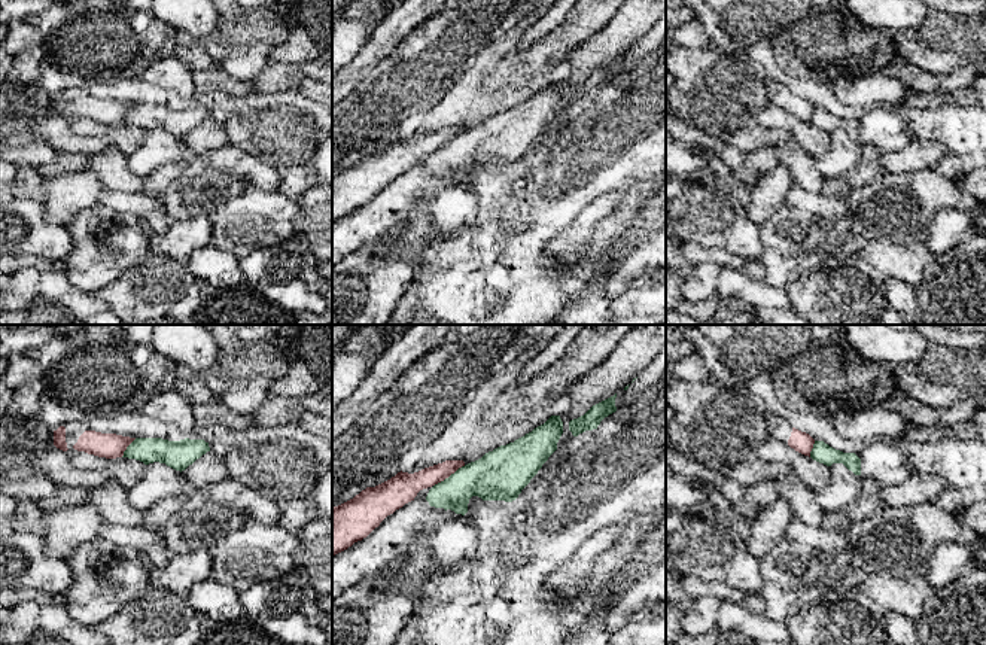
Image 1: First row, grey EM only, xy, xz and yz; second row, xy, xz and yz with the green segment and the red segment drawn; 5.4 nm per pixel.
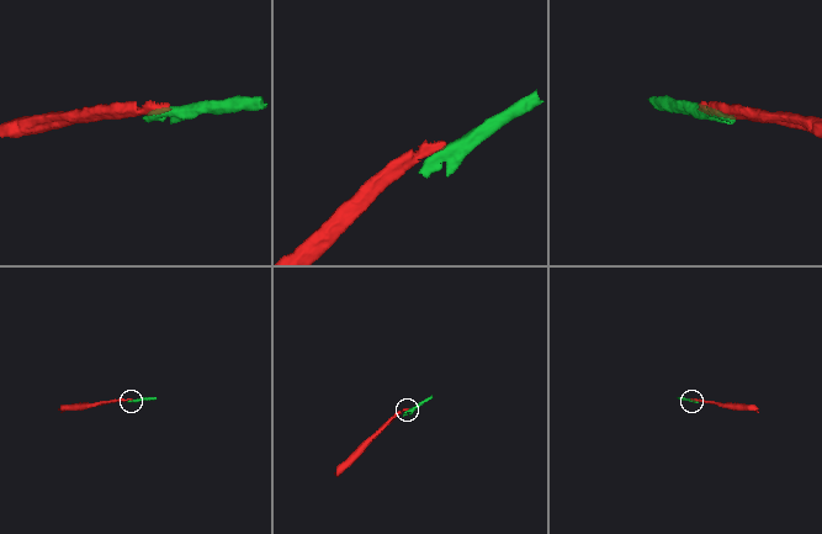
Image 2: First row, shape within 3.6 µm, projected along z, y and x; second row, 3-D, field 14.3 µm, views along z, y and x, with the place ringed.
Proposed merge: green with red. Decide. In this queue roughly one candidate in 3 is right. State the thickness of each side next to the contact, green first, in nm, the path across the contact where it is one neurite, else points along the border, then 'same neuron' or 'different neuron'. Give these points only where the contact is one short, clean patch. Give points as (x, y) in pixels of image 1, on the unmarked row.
260 nm thick on the green side, 150 nm on the other; border along xz (465, 131), (434, 152); different neuron

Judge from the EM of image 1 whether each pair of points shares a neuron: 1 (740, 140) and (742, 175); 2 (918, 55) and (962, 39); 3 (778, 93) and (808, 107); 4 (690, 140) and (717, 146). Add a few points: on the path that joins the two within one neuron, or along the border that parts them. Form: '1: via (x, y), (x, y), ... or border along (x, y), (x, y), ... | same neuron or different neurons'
1: border along (773, 146), (752, 149), (745, 154) | different neurons
2: via (928, 51), (952, 39) | same neuron
3: via (785, 99), (800, 107) | same neuron
4: via (696, 140), (711, 145) | same neuron

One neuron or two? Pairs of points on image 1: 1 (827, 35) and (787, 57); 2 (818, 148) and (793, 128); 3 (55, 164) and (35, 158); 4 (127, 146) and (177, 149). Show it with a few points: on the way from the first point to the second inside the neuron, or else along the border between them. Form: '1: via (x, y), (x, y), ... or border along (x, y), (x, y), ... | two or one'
1: via (816, 43), (797, 51) | one
2: via (812, 142), (799, 130) | one
3: border along (57, 152), (39, 169) | two
4: border along (146, 131), (142, 143), (127, 157) | two

